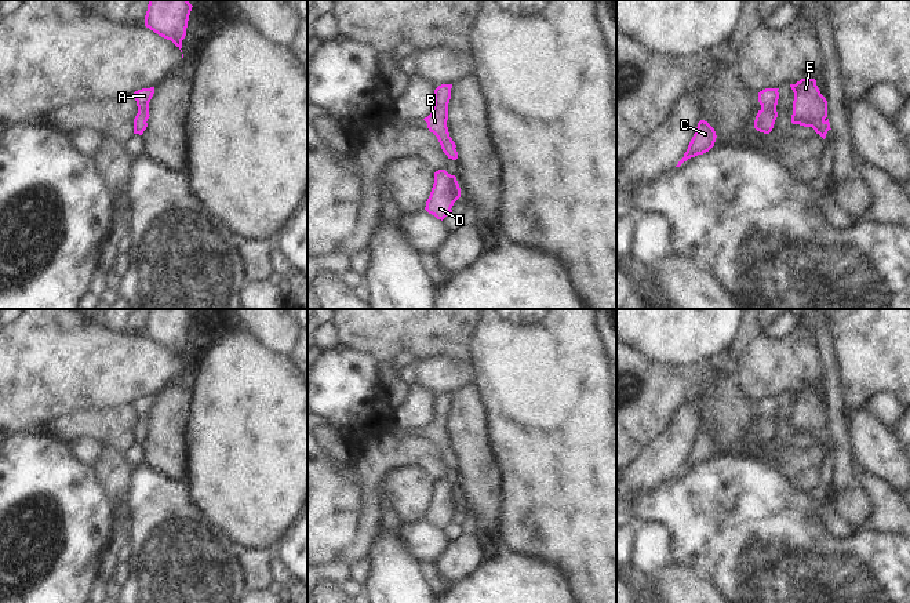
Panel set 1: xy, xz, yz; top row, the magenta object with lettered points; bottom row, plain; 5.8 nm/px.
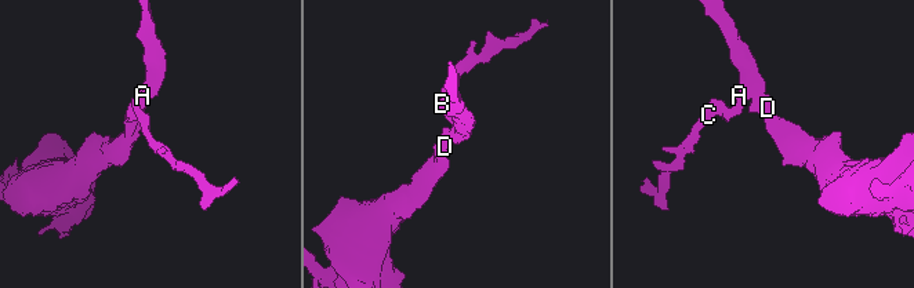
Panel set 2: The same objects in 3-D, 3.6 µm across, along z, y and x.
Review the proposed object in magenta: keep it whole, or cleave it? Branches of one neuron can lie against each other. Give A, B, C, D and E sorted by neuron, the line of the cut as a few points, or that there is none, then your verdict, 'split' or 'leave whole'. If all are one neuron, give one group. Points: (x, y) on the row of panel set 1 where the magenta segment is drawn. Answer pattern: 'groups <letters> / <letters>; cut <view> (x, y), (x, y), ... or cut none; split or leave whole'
groups A B C D E; cut none; leave whole

